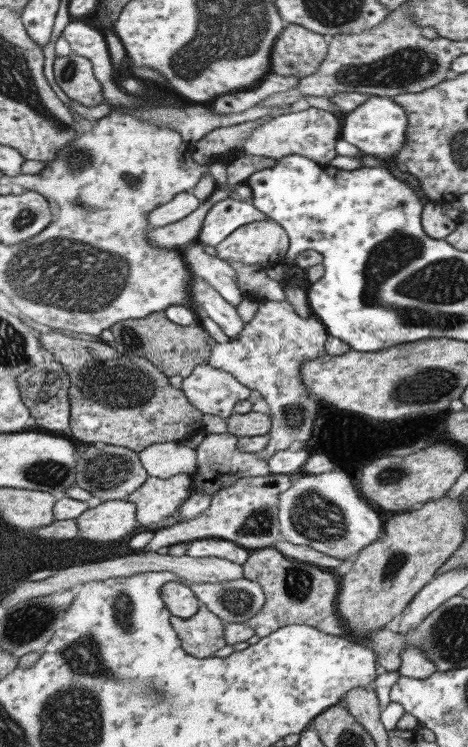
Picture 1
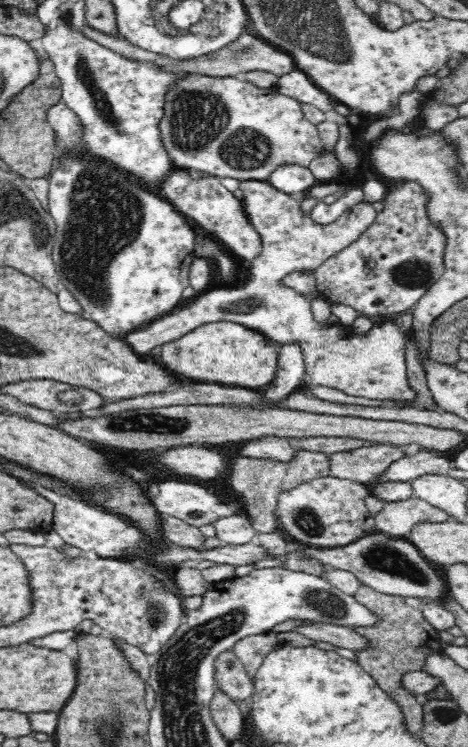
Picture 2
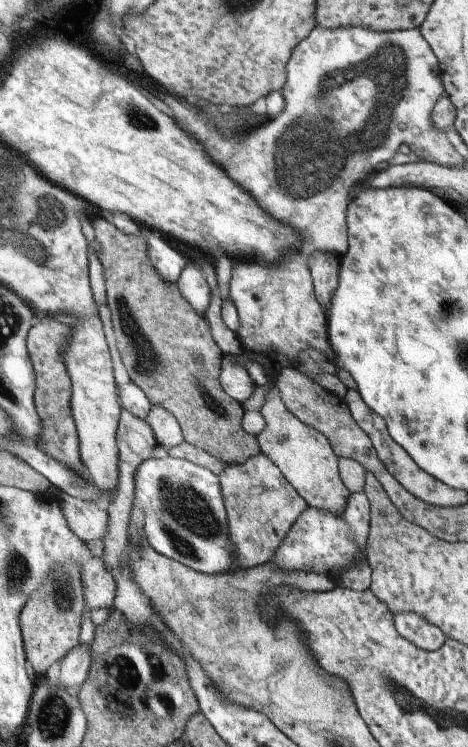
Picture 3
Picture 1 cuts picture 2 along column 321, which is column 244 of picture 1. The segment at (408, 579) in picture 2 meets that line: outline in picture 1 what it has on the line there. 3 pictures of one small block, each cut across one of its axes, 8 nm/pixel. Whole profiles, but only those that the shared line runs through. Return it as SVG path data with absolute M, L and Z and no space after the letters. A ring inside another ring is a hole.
M193 539L186 544L186 555L193 558L216 557L239 566L248 560L249 550L221 539Z

